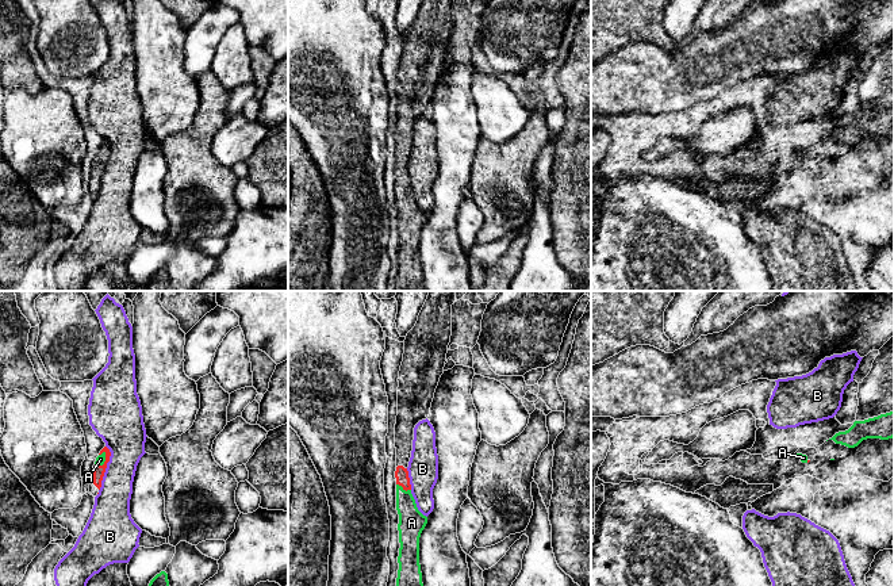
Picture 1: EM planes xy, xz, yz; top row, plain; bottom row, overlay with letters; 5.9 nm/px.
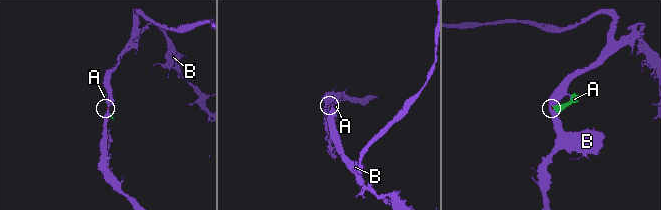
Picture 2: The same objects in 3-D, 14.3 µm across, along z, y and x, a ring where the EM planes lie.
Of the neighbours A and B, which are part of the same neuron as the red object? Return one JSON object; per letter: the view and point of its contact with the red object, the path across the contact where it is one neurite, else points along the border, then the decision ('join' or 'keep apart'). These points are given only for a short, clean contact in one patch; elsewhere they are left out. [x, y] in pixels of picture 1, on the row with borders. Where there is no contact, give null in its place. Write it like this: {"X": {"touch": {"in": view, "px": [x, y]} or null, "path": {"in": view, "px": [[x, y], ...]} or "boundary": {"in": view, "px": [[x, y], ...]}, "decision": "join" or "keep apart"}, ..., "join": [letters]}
{"A": {"touch": {"in": "xz", "px": [403, 487]}, "decision": "join"}, "B": {"touch": {"in": "xy", "px": [106, 467]}, "decision": "keep apart"}, "join": ["A"]}

